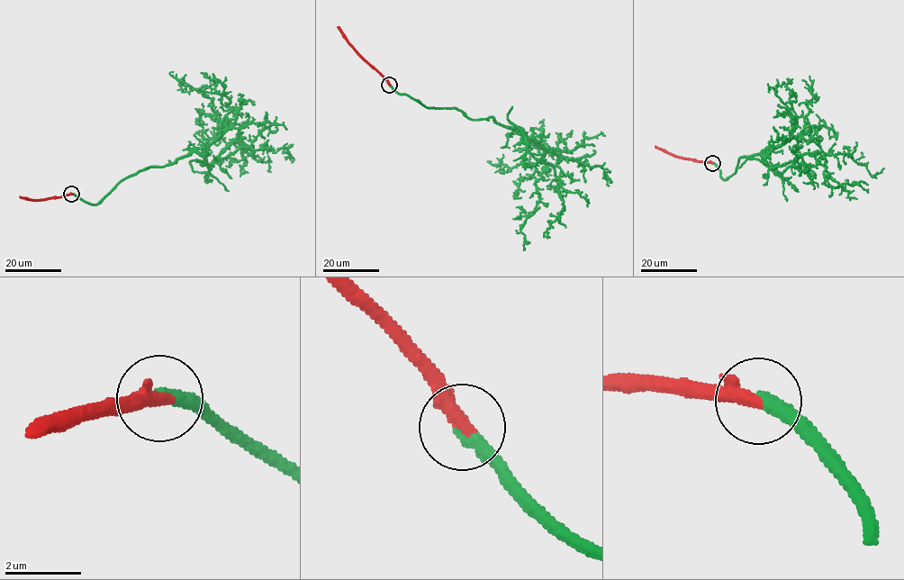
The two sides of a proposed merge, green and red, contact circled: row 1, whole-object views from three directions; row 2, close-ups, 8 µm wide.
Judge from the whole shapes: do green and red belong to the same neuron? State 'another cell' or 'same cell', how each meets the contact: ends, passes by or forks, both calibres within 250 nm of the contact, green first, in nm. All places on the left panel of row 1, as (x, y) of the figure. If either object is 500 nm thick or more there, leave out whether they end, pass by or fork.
same cell; green ends; red ends; calibres 380 and 420 nm

